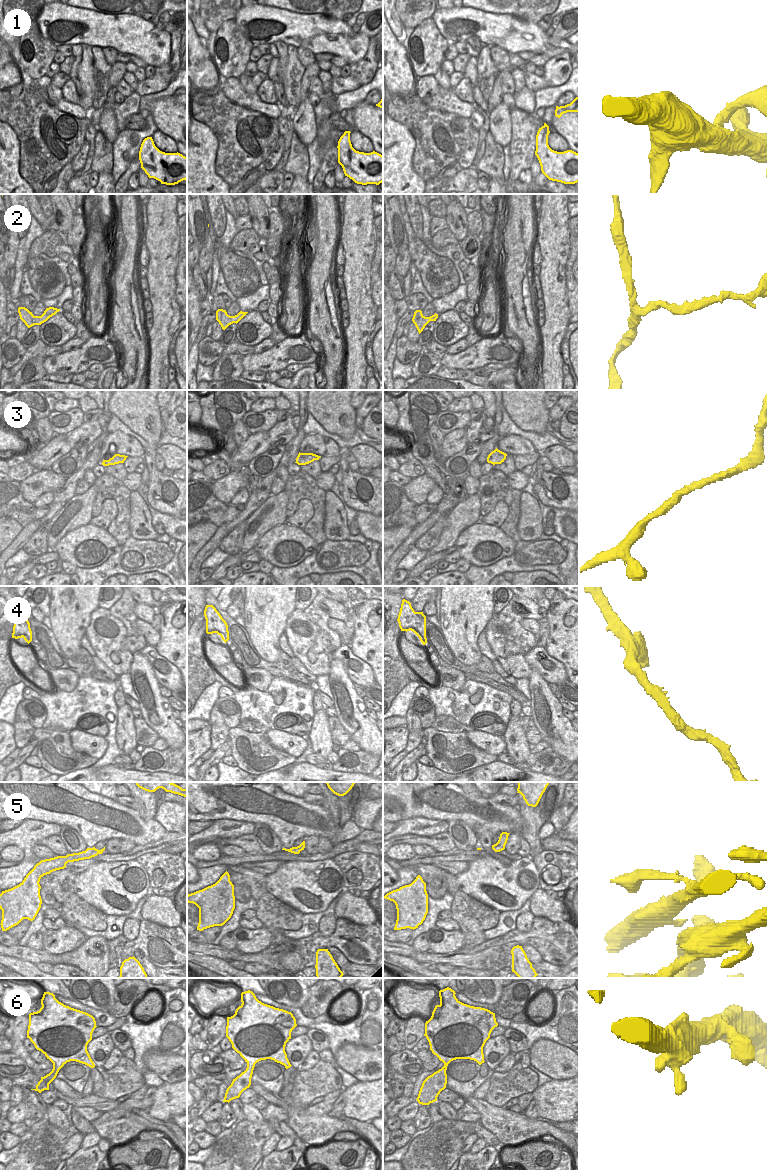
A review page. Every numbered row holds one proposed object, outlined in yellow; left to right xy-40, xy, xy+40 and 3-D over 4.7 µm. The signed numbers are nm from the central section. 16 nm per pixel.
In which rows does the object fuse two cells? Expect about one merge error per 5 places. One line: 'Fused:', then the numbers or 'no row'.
Fused: 2

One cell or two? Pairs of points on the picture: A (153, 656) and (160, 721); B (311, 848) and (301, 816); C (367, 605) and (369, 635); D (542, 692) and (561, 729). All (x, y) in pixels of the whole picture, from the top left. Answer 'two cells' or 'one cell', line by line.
A: two cells
B: two cells
C: one cell
D: one cell

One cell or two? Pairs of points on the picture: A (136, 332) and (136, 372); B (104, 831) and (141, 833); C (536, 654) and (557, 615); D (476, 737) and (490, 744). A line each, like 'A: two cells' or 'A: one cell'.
A: one cell
B: one cell
C: two cells
D: one cell

